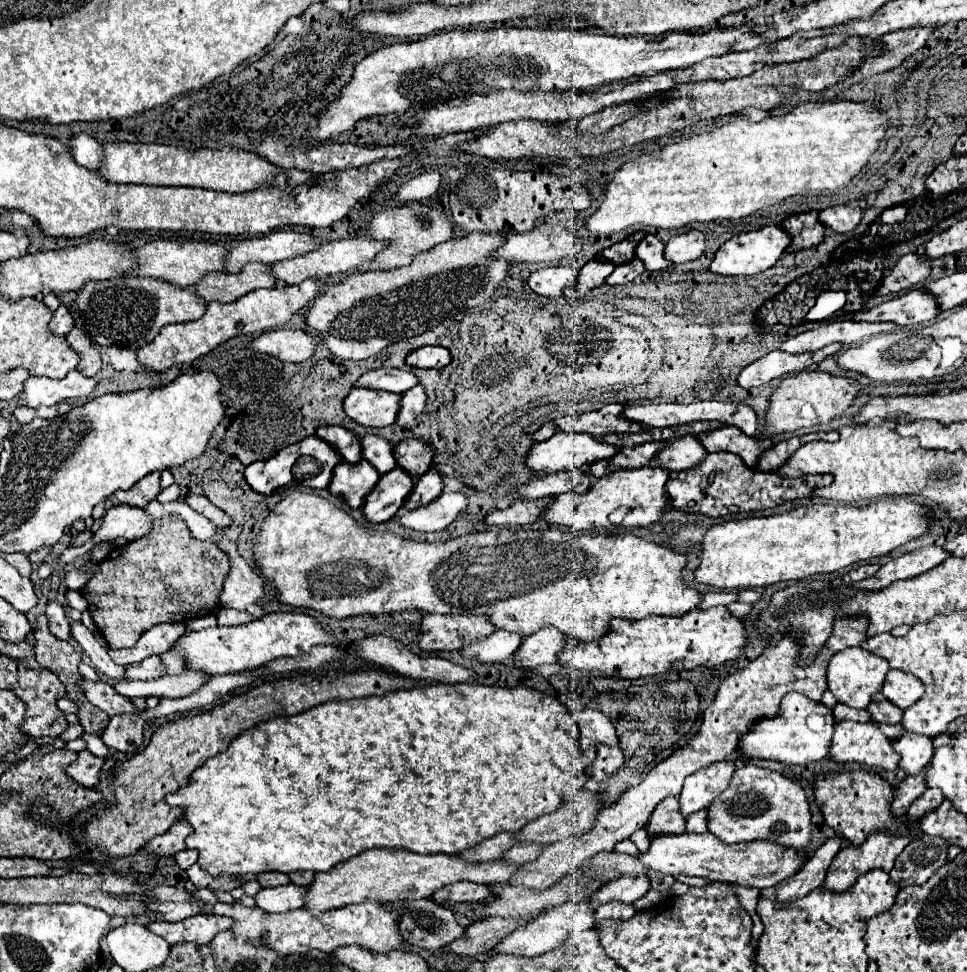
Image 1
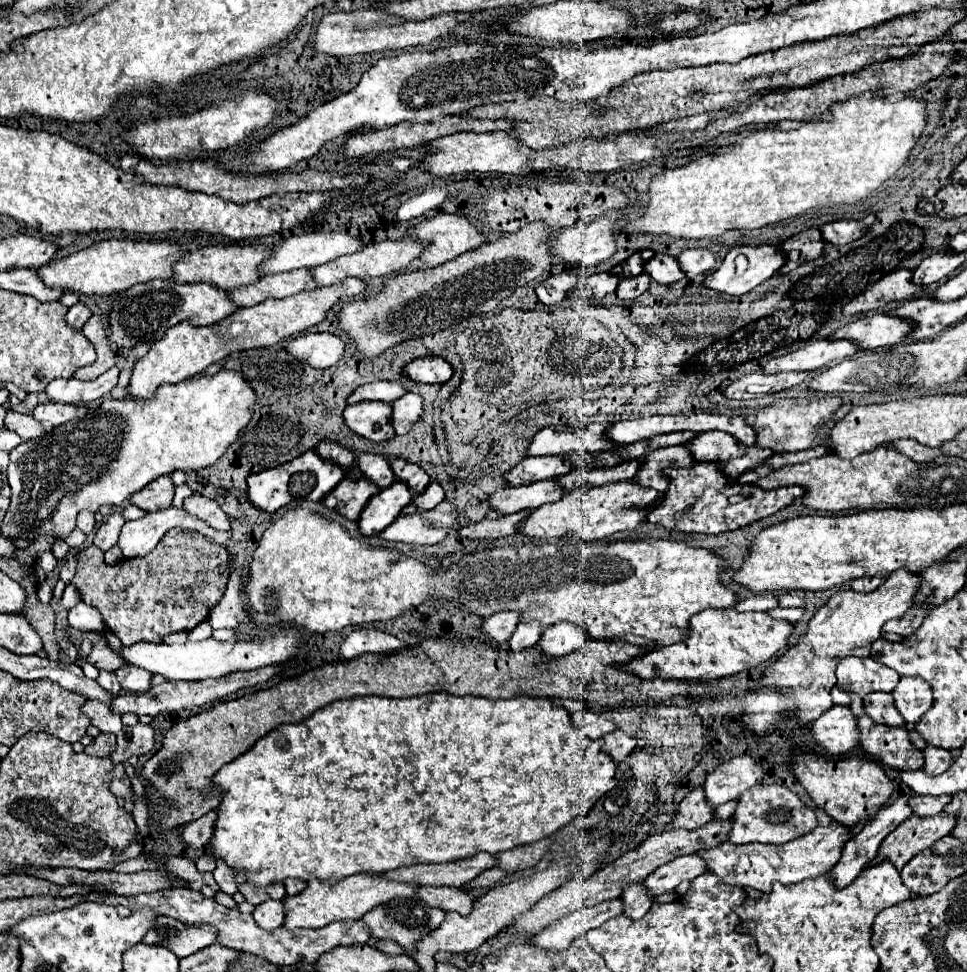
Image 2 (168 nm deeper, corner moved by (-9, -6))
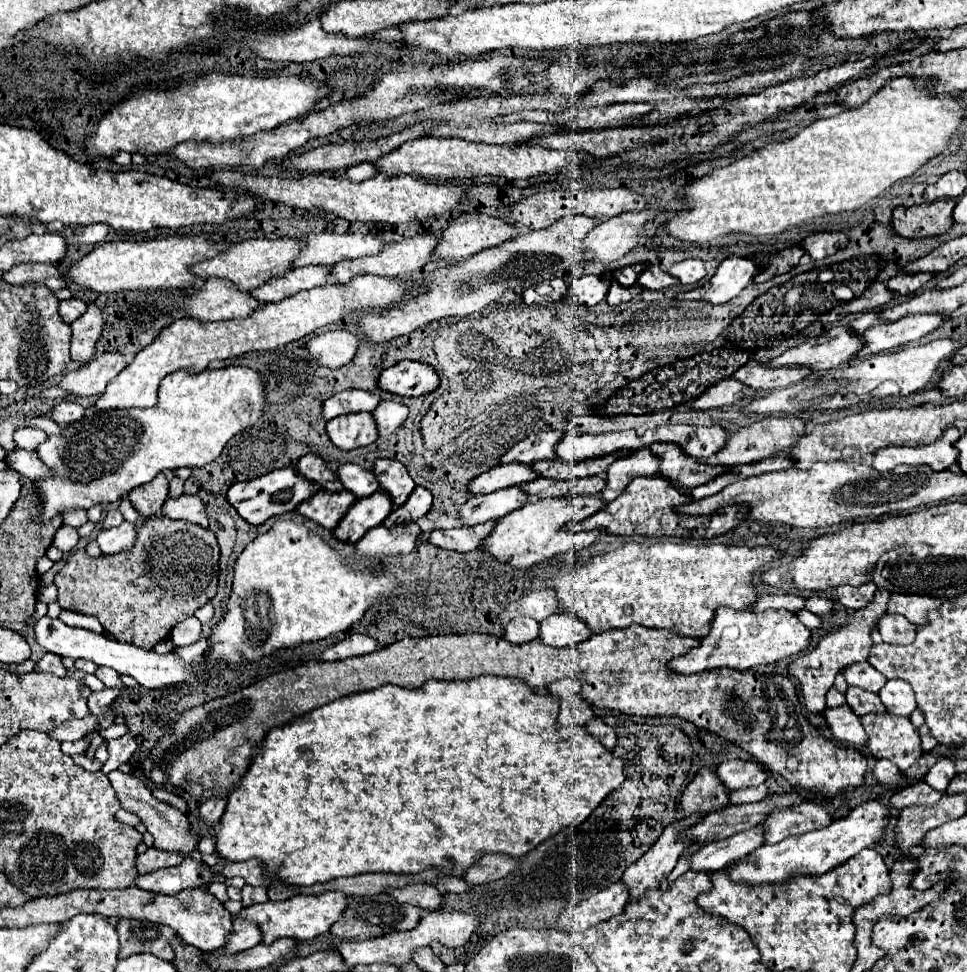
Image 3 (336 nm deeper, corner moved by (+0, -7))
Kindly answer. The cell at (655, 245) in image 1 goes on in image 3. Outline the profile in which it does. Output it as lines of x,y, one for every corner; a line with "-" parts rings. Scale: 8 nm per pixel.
648,266
638,276
638,284
642,284
642,288
648,288
648,290
662,290
666,286
676,284
676,278
672,278
668,272
660,270
658,266

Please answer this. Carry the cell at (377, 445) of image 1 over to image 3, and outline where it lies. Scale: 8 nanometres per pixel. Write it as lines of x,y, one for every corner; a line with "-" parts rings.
340,464
336,474
344,484
344,488
356,494
358,498
366,498
376,490
380,490
380,482
376,480
376,474
358,464

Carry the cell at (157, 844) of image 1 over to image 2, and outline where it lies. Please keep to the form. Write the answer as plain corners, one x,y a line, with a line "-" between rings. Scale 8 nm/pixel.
209,811
203,817
187,823
183,827
183,841
193,847
193,849
201,849
209,843
211,835
213,835
213,825
217,819
217,811

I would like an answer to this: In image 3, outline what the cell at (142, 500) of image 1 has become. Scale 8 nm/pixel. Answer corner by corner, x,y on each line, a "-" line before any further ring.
163,473
158,474
148,486
138,486
128,494
132,506
146,518
154,516
161,510
168,499
169,481

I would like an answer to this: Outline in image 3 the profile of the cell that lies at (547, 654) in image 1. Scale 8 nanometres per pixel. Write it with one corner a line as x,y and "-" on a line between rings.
552,614
540,622
540,640
554,648
576,646
592,636
590,628
576,618
576,614

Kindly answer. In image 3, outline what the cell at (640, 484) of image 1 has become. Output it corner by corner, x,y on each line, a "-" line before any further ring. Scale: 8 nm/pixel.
598,494
576,496
576,498
546,498
546,500
536,500
534,504
528,502
526,506
518,508
516,512
510,512
504,518
500,518
498,524
494,526
492,534
482,542
482,546
496,560
510,562
516,568
528,568
528,566
538,564
554,554
560,554
560,552
582,550
582,548
590,546
602,534
602,530
568,532
564,526
568,522
586,520
596,510
602,510
604,504
606,502

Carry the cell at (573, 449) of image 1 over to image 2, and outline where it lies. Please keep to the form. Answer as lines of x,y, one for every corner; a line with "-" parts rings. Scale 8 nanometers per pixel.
525,457
521,463
517,463
511,471
503,475
503,479
509,485
529,485
543,479
555,479
573,469
571,463
567,463
563,457

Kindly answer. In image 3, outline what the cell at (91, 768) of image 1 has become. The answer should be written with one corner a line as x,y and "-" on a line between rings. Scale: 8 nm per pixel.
112,770
108,774
110,778
110,784
116,792
116,798
120,800
122,808
136,814
144,824
146,824
146,830
154,836
154,846
160,848
160,850
168,850
168,852
182,852
182,854
192,854
196,850
196,842
198,838
190,832
190,824
188,824
188,818
174,806
158,800
152,796
152,792
144,786
142,780
138,780
136,776
132,774
124,774
120,770

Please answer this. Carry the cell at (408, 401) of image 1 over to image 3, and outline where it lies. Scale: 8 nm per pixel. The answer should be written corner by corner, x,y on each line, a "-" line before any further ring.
382,400
380,406
372,412
376,424
378,424
378,434
380,436
390,436
400,424
404,424
408,416
408,408
402,402
394,400

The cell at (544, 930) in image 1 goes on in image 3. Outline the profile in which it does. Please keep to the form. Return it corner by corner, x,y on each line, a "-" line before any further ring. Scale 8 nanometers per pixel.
616,882
598,894
582,900
568,910
564,910
556,922
560,932
584,932
590,926
596,926
612,916
618,916
628,904
628,890
622,882

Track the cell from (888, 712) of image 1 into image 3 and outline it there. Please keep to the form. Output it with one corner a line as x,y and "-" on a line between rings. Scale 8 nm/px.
848,688
846,702
858,716
864,716
864,714
886,714
886,708
884,708
880,696
874,694
874,692
862,690
862,688

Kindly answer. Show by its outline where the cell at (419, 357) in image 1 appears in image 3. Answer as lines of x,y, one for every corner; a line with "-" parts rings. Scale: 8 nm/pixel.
402,360
390,368
386,368
378,380
378,386
386,392
400,396
420,396
436,390
440,378
430,364

